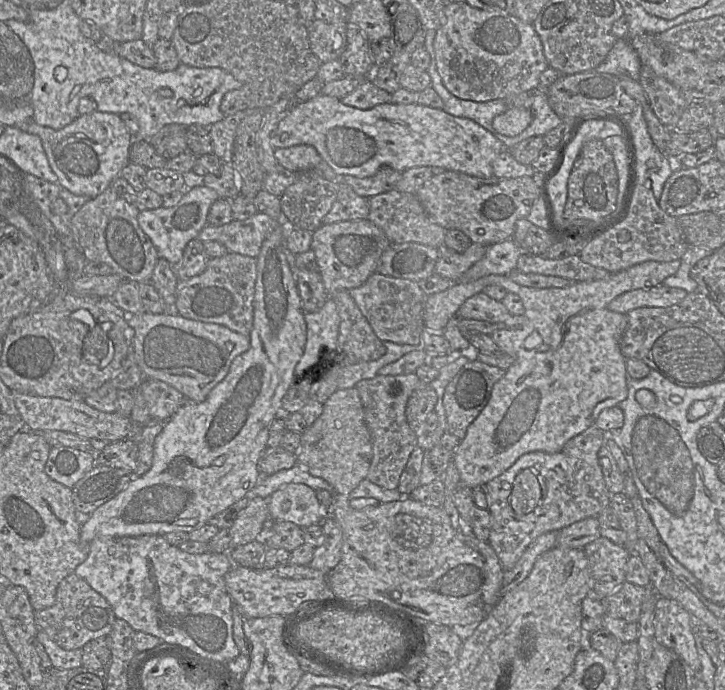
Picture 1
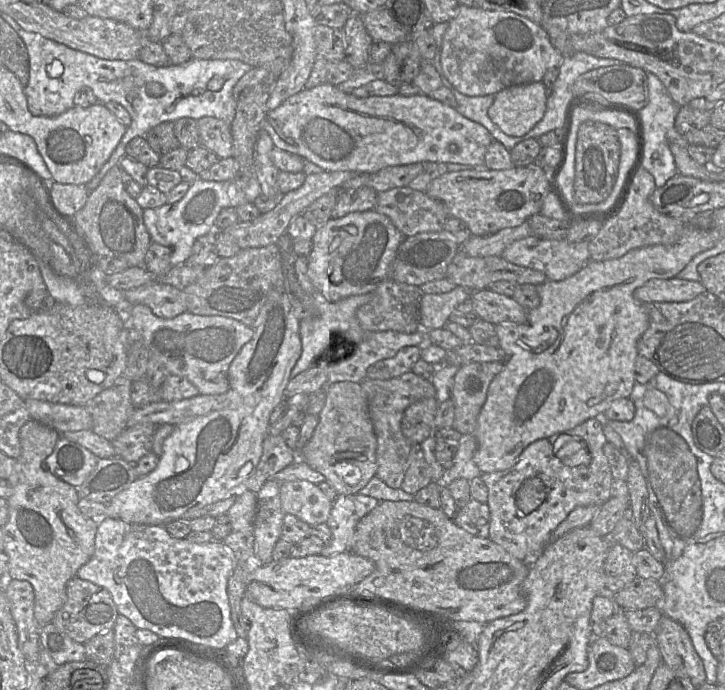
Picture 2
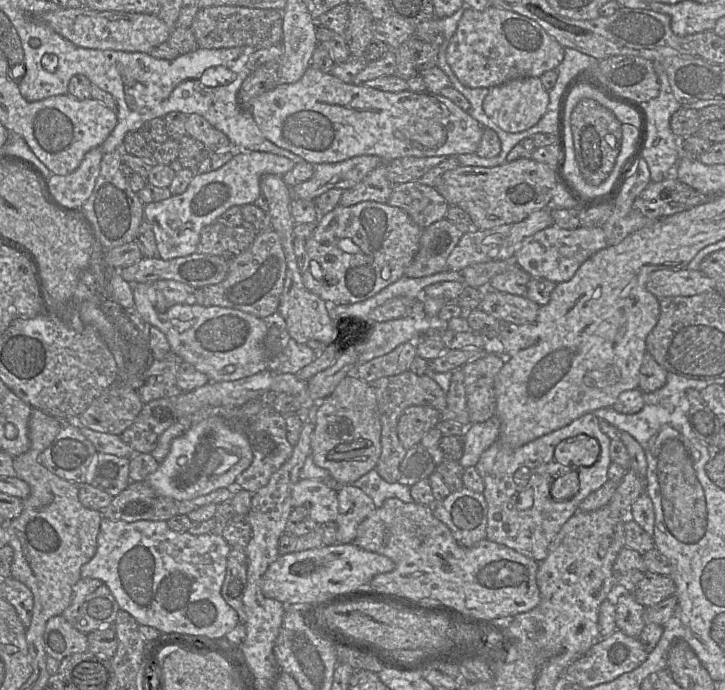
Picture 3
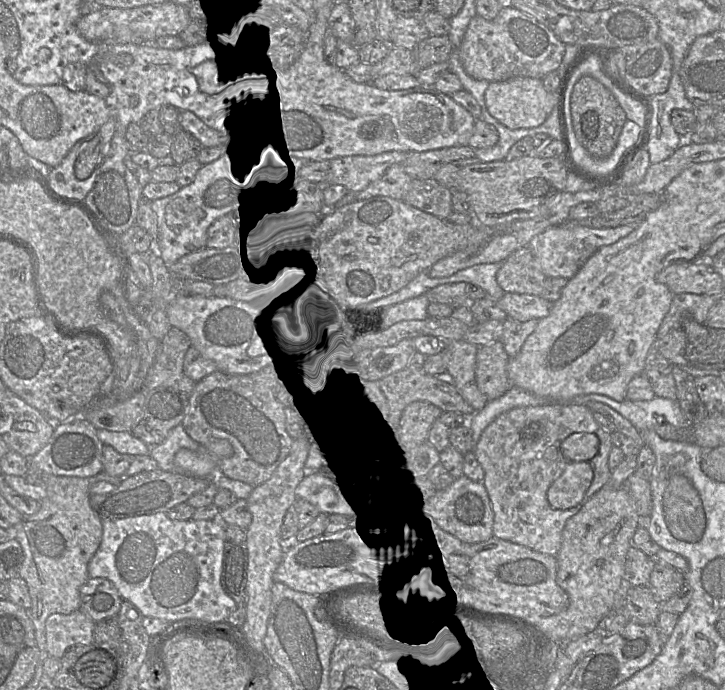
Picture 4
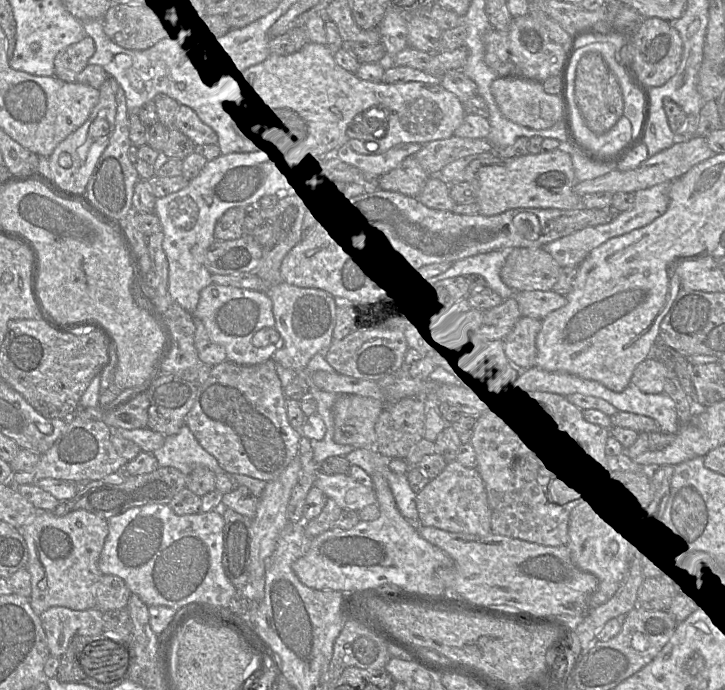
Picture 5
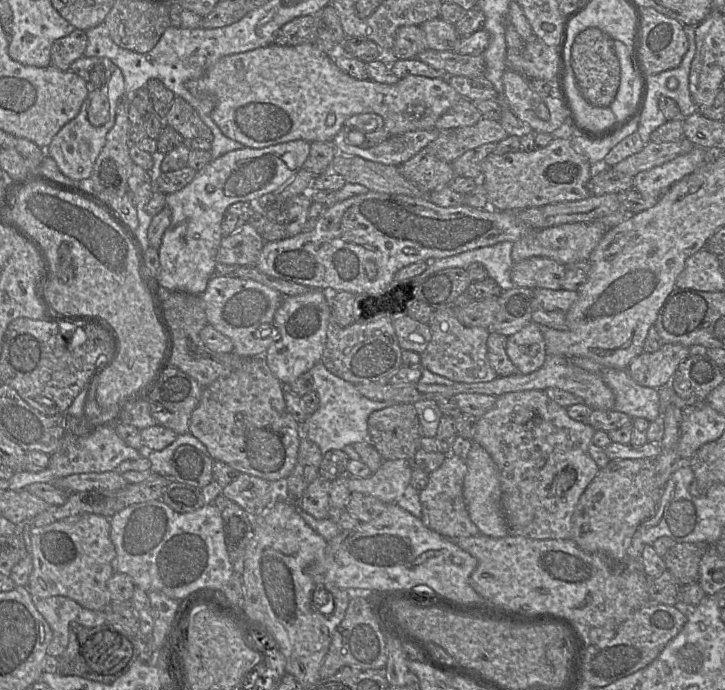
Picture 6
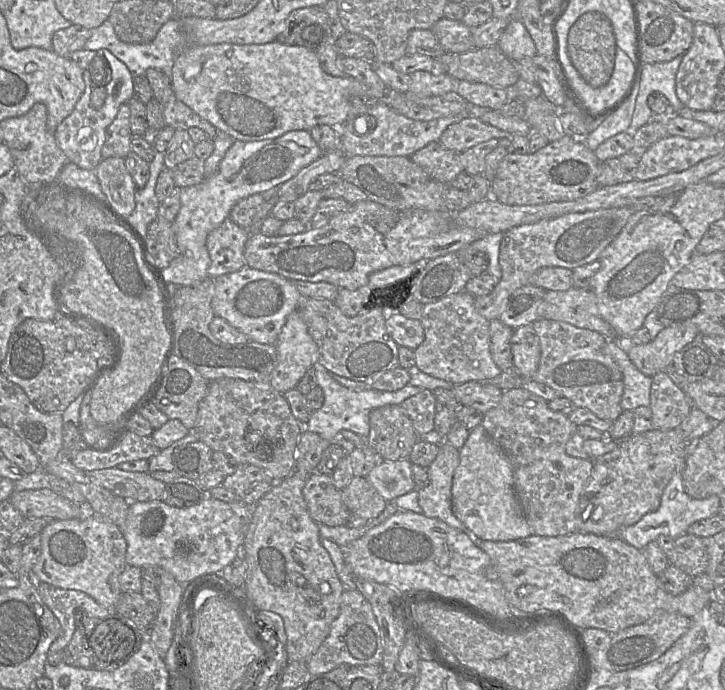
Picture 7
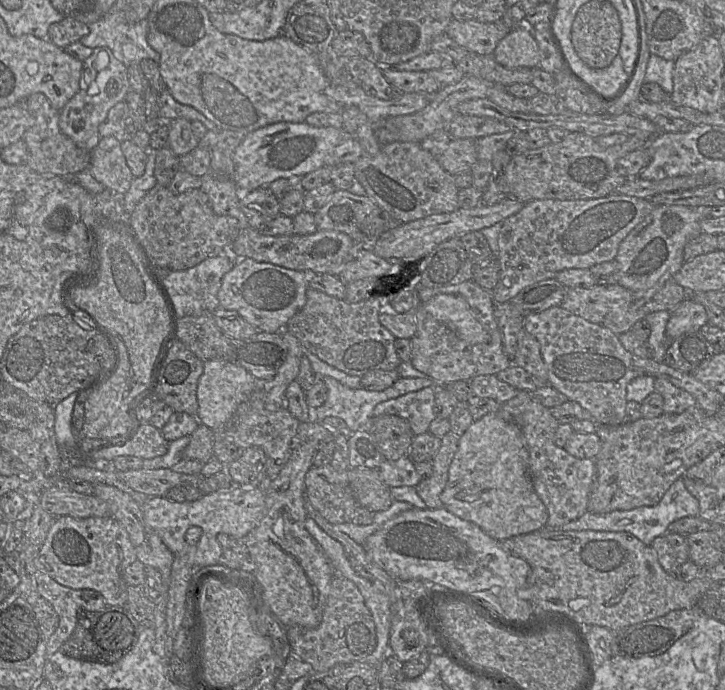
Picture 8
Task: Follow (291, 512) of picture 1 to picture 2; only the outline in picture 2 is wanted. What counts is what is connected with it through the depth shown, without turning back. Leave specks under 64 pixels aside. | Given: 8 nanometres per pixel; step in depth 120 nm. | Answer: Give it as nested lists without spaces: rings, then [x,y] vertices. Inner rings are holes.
[[[306,480],[281,483],[280,499],[285,514],[292,514],[310,526],[325,523],[333,505],[318,485]]]

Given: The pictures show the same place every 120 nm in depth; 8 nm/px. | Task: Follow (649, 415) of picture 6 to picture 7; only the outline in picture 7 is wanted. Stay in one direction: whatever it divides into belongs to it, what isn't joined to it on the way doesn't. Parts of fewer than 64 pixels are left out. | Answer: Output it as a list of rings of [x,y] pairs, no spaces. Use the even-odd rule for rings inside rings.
[[[607,340],[605,352],[619,366],[624,382],[621,398],[622,411],[634,411],[640,406],[650,406],[652,377],[640,372],[628,357],[627,350],[616,341]]]

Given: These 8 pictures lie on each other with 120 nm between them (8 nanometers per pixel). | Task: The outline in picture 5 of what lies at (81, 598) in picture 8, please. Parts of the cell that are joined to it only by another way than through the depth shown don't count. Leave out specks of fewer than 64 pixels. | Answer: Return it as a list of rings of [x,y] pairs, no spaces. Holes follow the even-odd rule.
[[[51,607],[40,615],[50,655],[61,658],[75,636],[103,633],[103,613],[97,608],[83,611]]]

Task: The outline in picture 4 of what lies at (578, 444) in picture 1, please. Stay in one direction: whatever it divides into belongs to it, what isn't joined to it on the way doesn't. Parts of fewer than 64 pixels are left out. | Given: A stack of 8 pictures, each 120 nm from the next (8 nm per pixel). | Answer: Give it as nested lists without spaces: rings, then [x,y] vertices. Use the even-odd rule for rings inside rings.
[[[547,402],[538,406],[516,407],[499,415],[483,430],[472,450],[484,471],[482,483],[494,514],[493,537],[556,556],[567,520],[610,481],[612,471],[608,460],[612,447],[611,434],[596,423],[593,412],[580,402]],[[574,433],[593,433],[599,439],[599,451],[590,461],[571,462],[562,455],[561,443]]]

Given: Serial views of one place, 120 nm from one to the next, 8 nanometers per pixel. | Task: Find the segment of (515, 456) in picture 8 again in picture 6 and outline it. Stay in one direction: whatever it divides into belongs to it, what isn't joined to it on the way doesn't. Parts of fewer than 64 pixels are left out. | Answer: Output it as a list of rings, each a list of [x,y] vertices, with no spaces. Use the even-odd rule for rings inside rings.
[[[473,442],[465,459],[467,473],[463,483],[463,495],[469,517],[479,532],[493,538],[502,538],[510,534],[501,509],[501,488],[498,471],[488,452]]]

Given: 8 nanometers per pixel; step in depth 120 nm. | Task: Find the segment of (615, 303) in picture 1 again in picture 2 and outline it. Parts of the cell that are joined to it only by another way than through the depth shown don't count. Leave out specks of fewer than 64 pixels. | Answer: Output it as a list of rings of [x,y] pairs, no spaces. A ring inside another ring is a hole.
[[[678,277],[651,279],[634,290],[634,298],[641,303],[685,302],[704,293],[701,281],[685,280]]]

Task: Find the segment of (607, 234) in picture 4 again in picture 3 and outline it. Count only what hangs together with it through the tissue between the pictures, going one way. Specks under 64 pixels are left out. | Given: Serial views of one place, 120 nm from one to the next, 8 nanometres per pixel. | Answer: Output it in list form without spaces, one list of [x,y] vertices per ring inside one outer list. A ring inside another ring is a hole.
[[[553,224],[525,238],[513,260],[532,278],[544,278],[557,284],[570,280],[588,258],[606,247],[608,243],[602,227],[563,229]]]

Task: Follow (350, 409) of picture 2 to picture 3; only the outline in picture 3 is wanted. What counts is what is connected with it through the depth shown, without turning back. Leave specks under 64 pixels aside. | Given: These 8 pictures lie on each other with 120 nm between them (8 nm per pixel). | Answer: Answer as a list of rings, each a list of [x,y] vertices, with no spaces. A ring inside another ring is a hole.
[[[348,375],[320,402],[311,433],[313,461],[328,470],[341,485],[348,485],[374,469],[381,452],[381,421],[376,393],[367,382]]]

